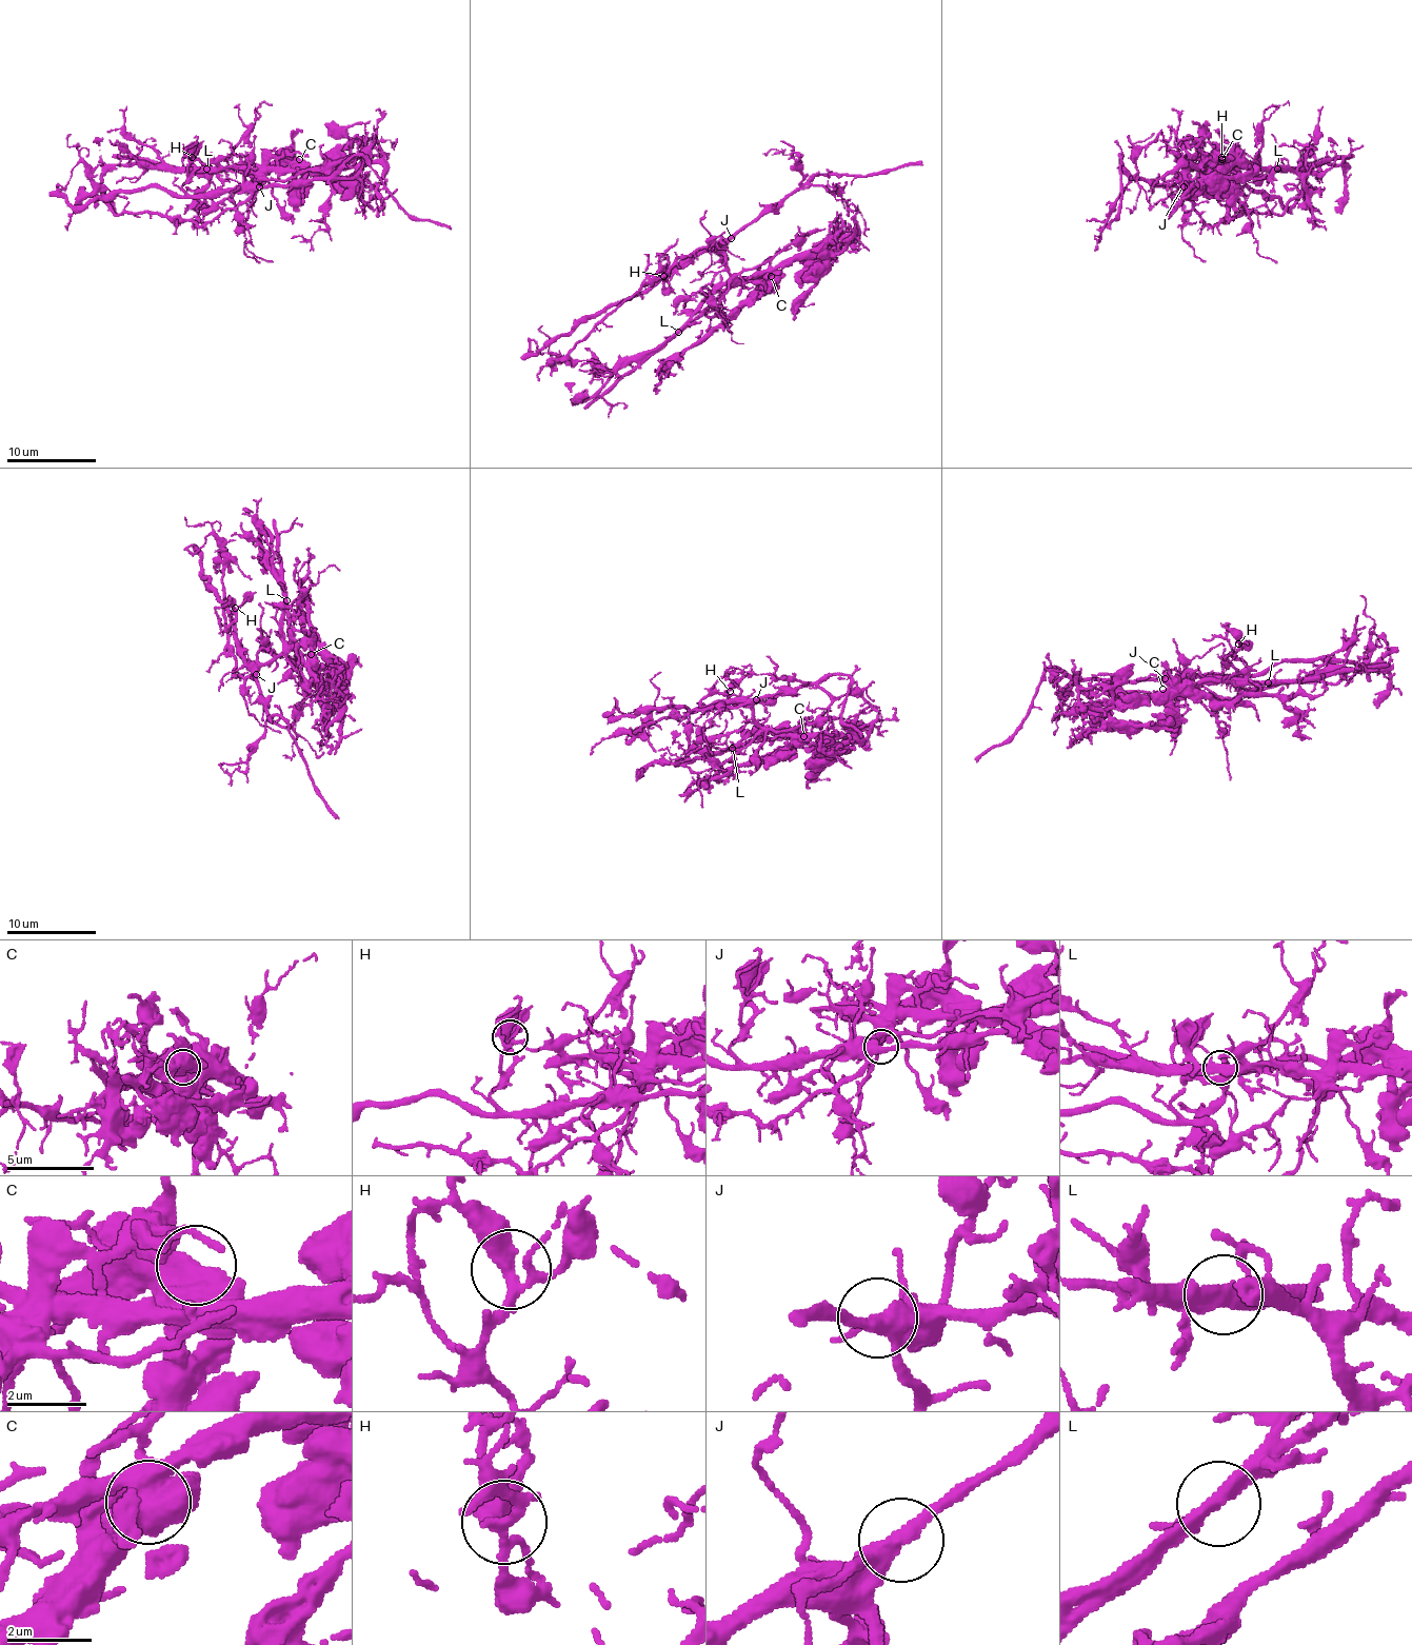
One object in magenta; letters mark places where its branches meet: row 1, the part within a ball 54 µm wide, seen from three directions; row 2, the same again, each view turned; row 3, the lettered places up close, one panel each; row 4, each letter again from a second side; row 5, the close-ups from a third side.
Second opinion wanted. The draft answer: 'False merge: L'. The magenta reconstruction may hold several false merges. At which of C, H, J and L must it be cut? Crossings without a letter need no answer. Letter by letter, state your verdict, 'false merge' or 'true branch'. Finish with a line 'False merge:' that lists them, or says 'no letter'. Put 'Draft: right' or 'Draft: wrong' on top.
Draft: right
C: true branch
H: true branch
J: true branch
L: false merge
False merge: L

